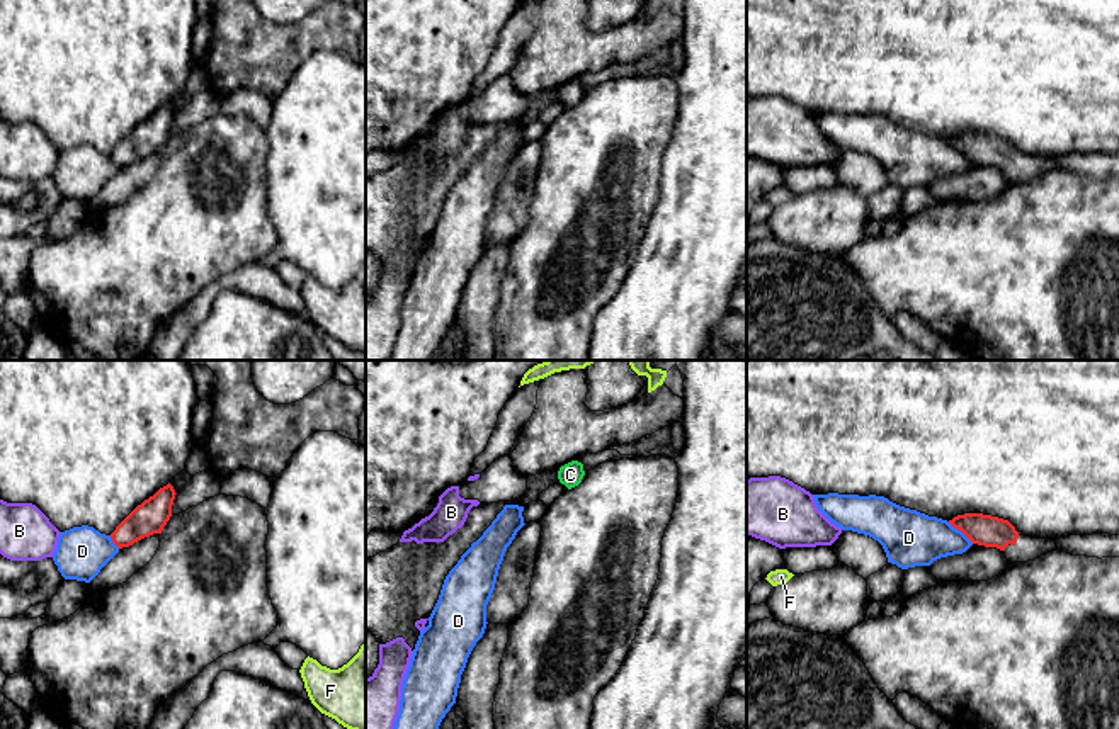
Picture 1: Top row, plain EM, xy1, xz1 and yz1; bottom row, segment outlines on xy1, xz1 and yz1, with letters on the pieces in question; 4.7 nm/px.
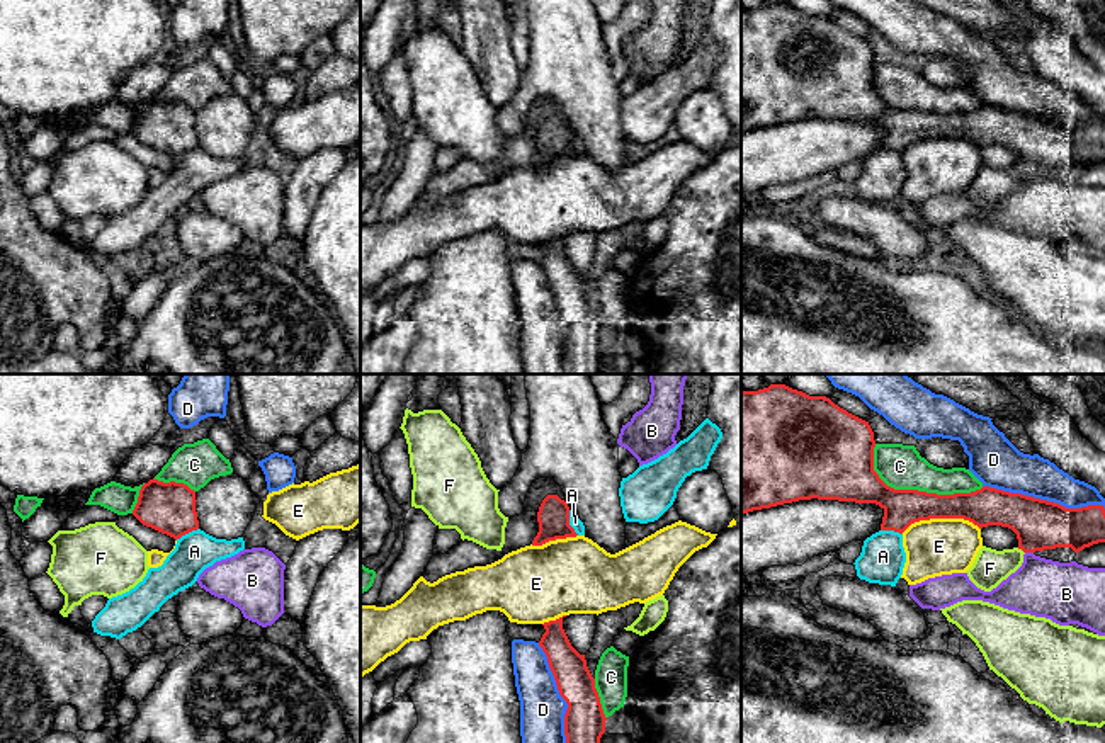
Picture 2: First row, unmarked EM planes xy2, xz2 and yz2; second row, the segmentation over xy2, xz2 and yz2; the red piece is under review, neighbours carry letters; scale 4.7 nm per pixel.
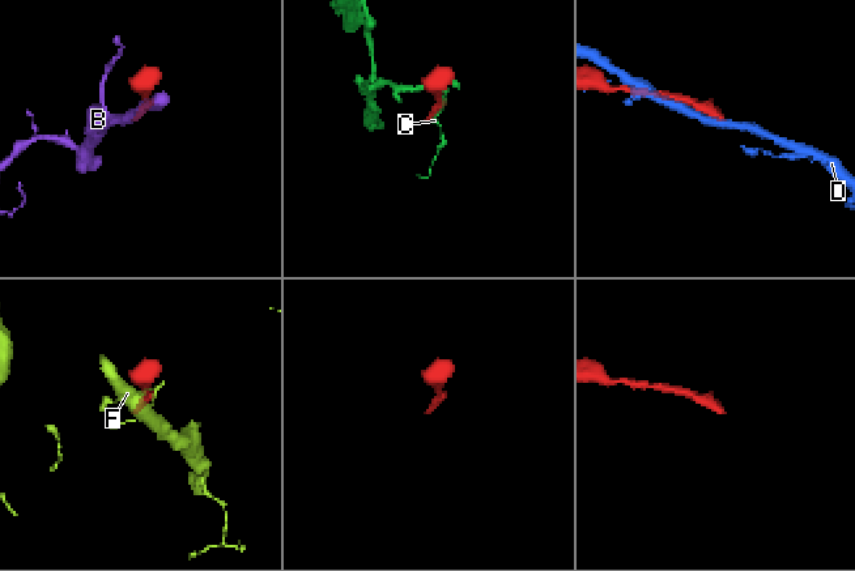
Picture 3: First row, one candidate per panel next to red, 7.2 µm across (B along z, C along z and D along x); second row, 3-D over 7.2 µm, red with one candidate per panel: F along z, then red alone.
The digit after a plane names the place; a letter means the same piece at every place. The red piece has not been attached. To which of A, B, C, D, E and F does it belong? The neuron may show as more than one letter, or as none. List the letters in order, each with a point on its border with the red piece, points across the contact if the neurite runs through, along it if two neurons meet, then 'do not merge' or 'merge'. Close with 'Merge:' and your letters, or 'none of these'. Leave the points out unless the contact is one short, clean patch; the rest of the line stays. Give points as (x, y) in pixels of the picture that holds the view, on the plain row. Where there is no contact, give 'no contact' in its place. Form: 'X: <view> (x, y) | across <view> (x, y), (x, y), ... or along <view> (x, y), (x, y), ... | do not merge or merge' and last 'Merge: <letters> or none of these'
A: xz2 (568, 141) | along xz2 (568, 130), (568, 143), (578, 153) | do not merge
B: yz2 (1029, 170) | do not merge
C: yz2 (917, 109) | do not merge
D: yz2 (1044, 119) | do not merge
E: yz2 (940, 136) | do not merge
F: yz2 (1020, 167) | along yz2 (1017, 167), (1024, 172) | do not merge
Merge: none of these

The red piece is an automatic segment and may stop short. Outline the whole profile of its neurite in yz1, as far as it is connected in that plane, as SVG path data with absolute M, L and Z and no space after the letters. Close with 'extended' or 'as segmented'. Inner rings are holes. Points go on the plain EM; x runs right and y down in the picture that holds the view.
M964 133L954 136L949 143L973 163L1000 168L1008 182L1036 180L1058 168L1054 158L1020 155L1008 139L991 134Z; extended

